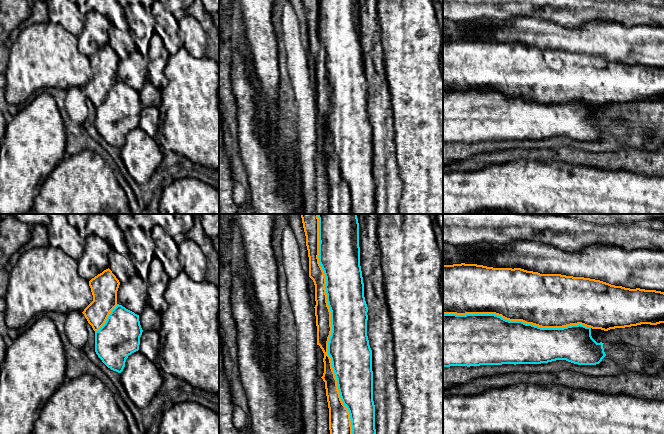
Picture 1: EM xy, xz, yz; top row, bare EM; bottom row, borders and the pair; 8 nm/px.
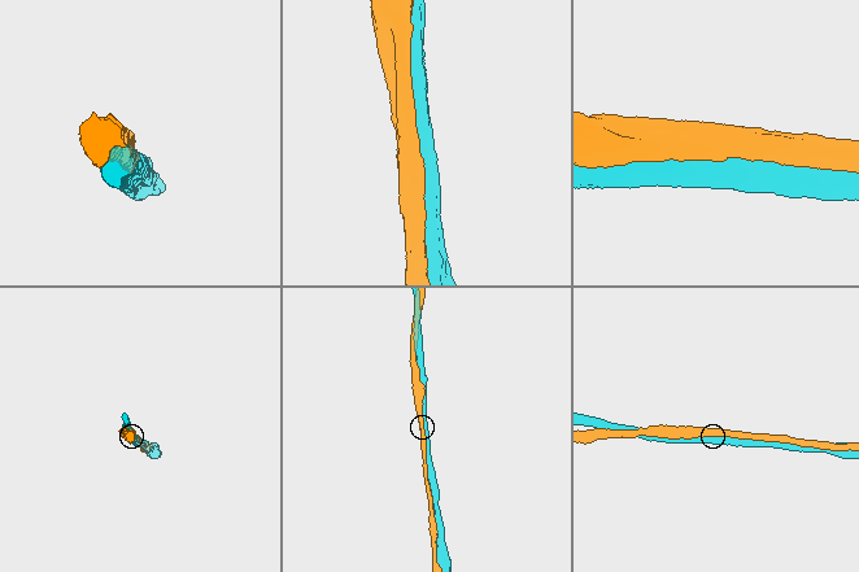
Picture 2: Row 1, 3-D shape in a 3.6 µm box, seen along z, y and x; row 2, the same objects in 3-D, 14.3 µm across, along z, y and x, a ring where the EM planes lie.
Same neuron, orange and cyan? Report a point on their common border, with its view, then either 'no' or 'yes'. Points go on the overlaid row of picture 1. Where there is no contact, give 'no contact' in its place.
xz (330, 324) | no

